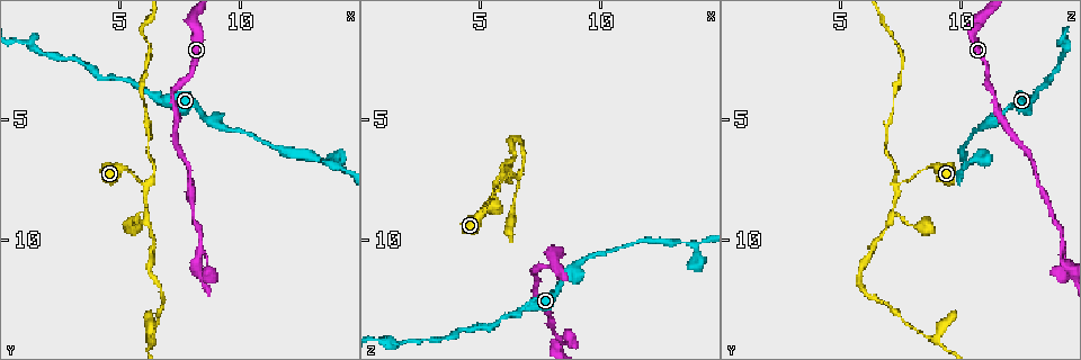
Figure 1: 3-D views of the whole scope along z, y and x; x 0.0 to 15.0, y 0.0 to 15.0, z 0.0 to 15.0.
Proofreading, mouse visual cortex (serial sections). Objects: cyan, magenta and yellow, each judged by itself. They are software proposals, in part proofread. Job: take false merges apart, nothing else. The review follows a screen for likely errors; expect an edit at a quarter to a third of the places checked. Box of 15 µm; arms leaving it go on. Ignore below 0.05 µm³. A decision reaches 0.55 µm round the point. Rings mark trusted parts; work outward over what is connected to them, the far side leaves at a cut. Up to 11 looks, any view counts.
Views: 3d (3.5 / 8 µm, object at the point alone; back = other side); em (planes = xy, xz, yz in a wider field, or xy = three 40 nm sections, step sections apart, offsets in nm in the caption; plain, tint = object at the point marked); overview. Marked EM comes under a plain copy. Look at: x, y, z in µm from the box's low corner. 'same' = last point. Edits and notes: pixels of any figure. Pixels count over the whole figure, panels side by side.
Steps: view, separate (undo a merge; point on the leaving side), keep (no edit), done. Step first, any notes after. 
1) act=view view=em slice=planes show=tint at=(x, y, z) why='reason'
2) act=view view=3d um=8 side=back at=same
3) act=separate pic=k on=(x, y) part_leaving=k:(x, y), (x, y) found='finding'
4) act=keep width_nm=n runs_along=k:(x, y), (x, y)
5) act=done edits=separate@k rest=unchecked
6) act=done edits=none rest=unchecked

act=view view=em slice=xy step=3 show=tint at=(6.1, 7.8, 7.4) why='side arm on a straight run'

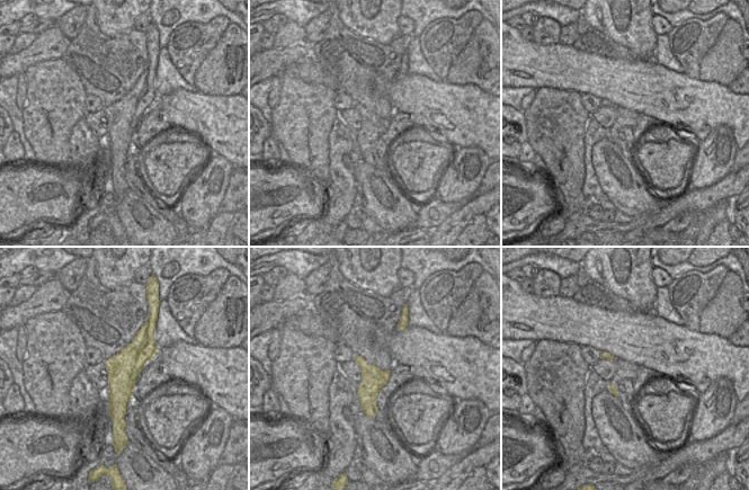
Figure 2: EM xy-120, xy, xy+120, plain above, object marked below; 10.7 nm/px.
act=view view=3d um=3.5 at=same why='wider look'

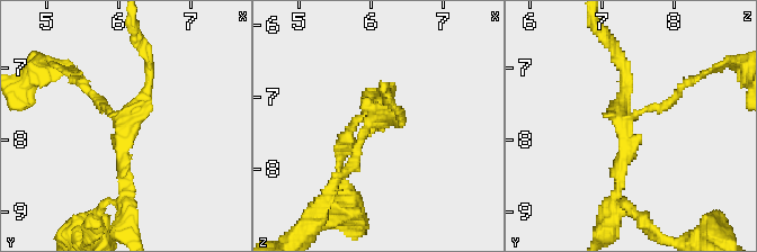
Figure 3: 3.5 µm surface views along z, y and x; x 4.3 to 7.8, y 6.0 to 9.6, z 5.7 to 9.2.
act=keep arms=3 runs_along=3:(678, 91), (629, 122), (612, 201) found='all the same cell'

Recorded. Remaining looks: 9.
act=view view=3d um=3.5 at=(6.4, 14.1, 8.8) why='three arms meet'

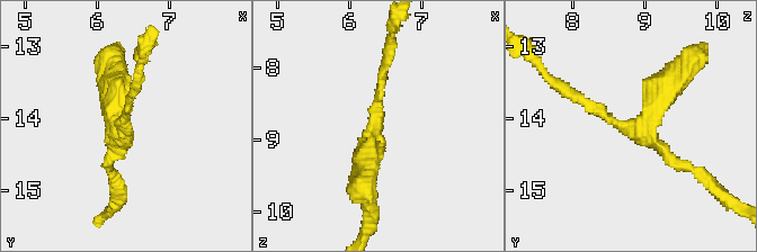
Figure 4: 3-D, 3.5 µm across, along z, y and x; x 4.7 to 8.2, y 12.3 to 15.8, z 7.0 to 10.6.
act=view view=em slice=xy step=3 show=tint at=(6.40, 14.20, 8.90) arms=3 arm_widths_nm=150,150,250

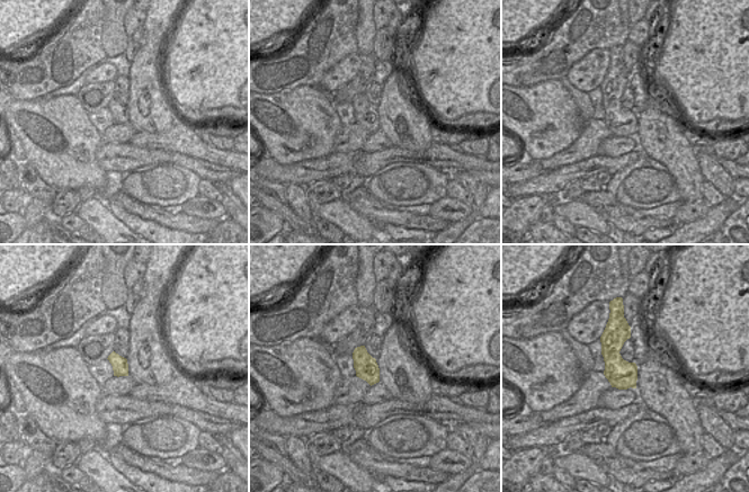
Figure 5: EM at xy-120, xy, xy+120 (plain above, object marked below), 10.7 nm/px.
act=view view=em slice=xy step=2 show=tint at=same

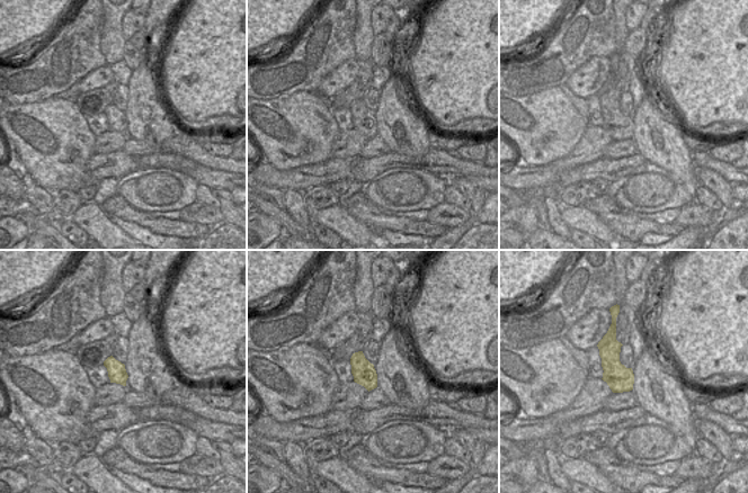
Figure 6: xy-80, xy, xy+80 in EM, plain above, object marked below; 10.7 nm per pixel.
act=keep runs_along=4:(577, 97), (638, 132), (684, 70) found='one cell here'

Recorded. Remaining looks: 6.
act=view view=3d um=3.5 at=(8.4, 10.2, 14.3) why='branch point'

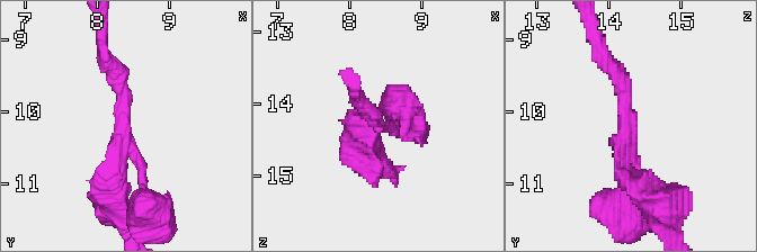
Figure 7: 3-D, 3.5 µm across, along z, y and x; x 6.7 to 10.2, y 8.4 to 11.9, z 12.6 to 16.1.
act=view view=em slice=xy step=3 show=tint at=(8.35, 10.30, 14.20) arms=3 arm_widths_nm=150,200,250

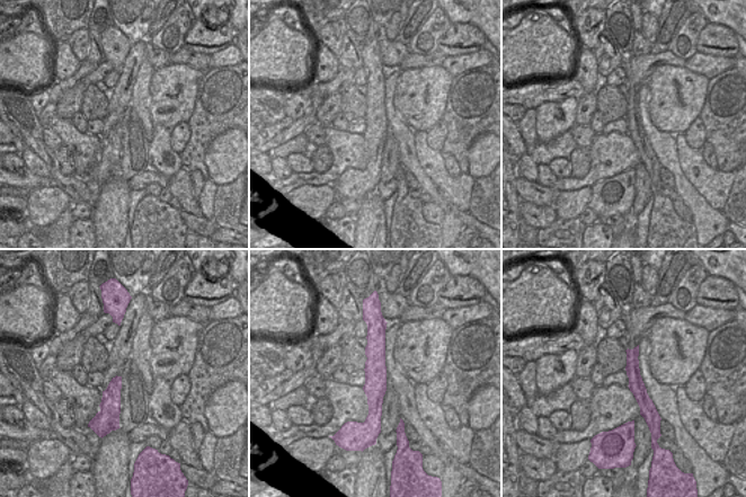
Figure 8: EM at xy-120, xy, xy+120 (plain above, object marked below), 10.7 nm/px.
act=keep runs_along=8:(382, 327), (369, 424) found='all the same cell'

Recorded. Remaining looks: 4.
act=view view=3d um=3.5 at=(13.8, 7.0, 10.2) why='branch point'

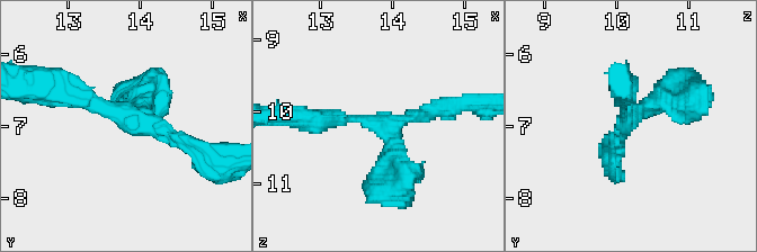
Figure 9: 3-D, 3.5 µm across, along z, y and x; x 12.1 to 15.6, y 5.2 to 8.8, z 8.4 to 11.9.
act=view view=em slice=planes show=tint at=(13.80, 6.90, 10.15) arms=3 arm_widths_nm=200,250,350 why='now the EM'

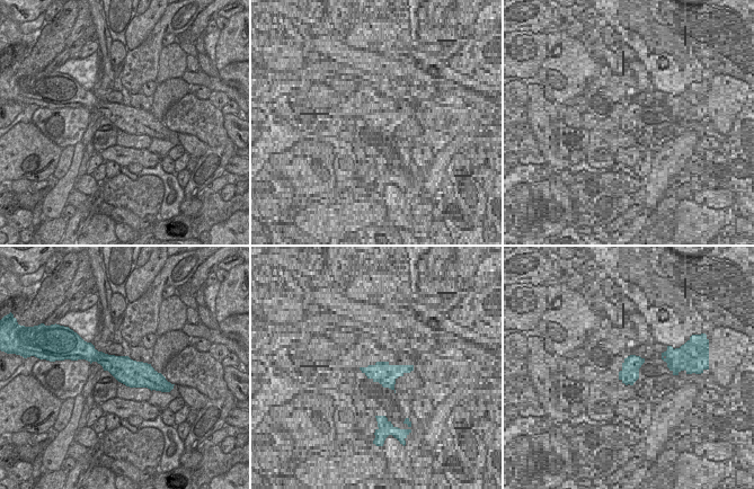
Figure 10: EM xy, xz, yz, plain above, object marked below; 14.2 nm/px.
act=view view=em slice=xy step=5 show=tint at=same why='another direction'

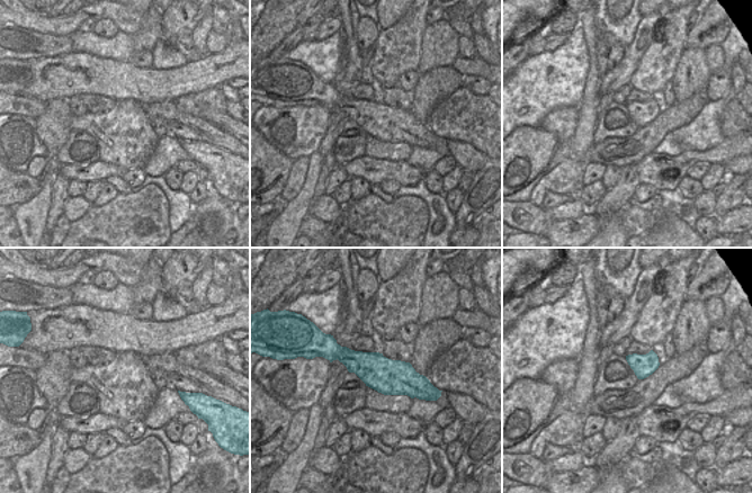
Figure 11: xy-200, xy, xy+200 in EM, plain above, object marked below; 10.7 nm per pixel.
act=keep width_nm=380 runs_along=11:(331, 356), (424, 381) found='one cell here'

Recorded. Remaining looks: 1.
act=done edits=none rest=unchecked

